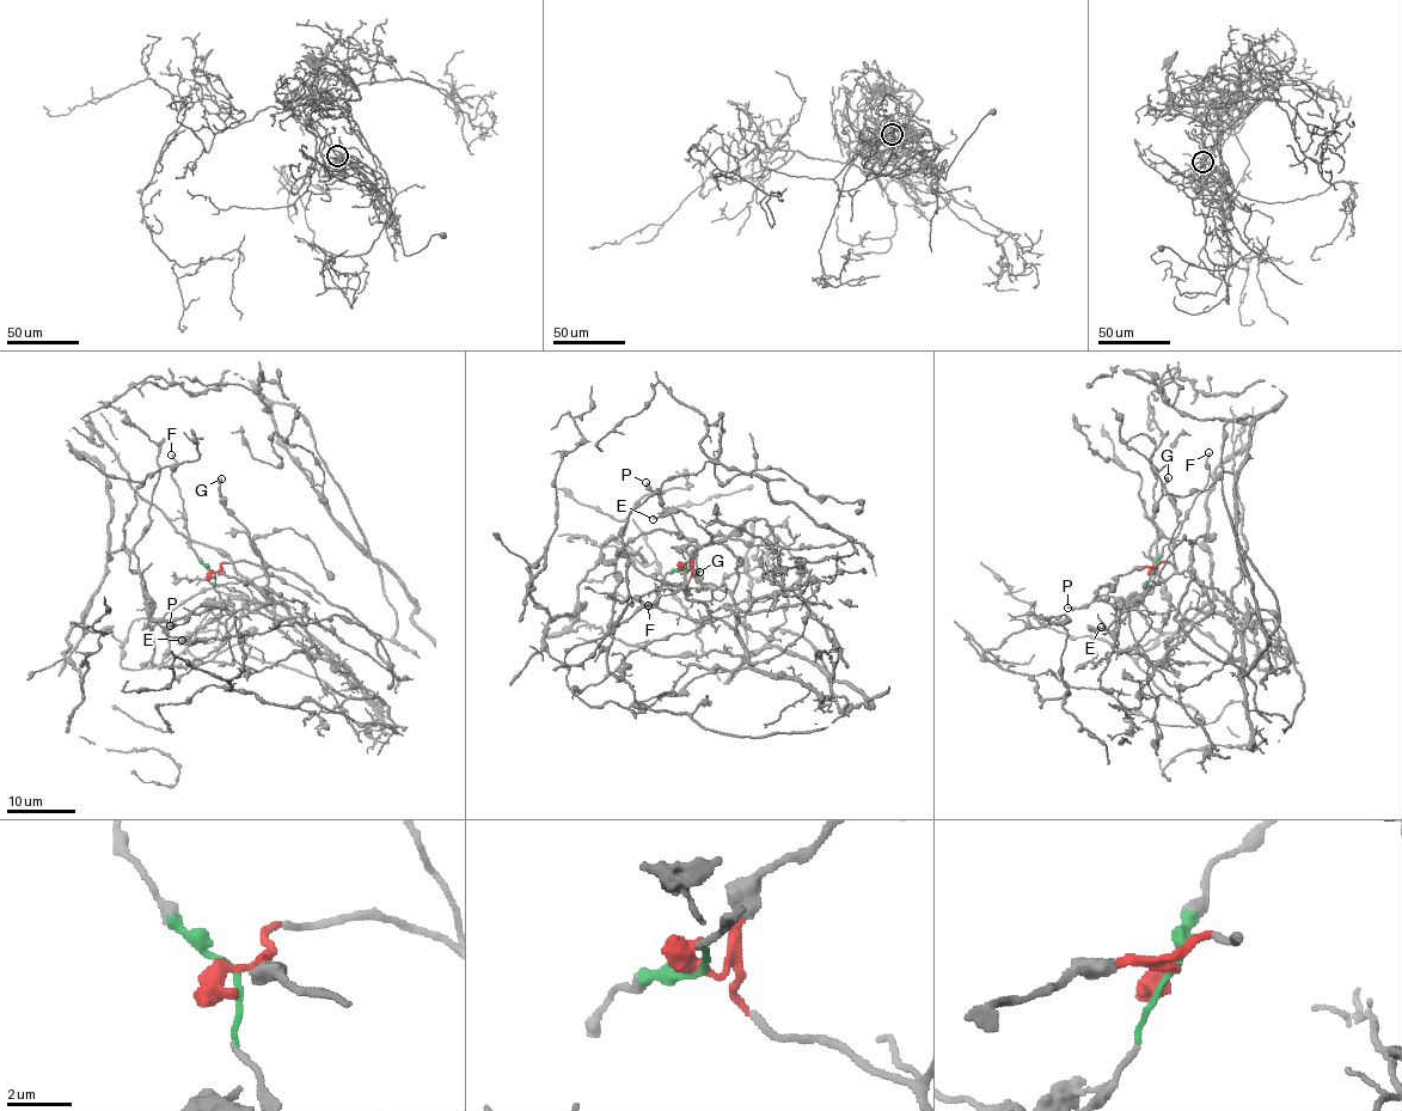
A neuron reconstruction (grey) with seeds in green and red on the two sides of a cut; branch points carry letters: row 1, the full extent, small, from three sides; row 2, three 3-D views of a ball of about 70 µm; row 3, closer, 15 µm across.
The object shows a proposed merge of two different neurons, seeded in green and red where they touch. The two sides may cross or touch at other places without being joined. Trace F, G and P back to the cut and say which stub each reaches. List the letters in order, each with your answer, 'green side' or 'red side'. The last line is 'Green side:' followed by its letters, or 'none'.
F: green side
G: red side
P: green side
Green side: F, P

